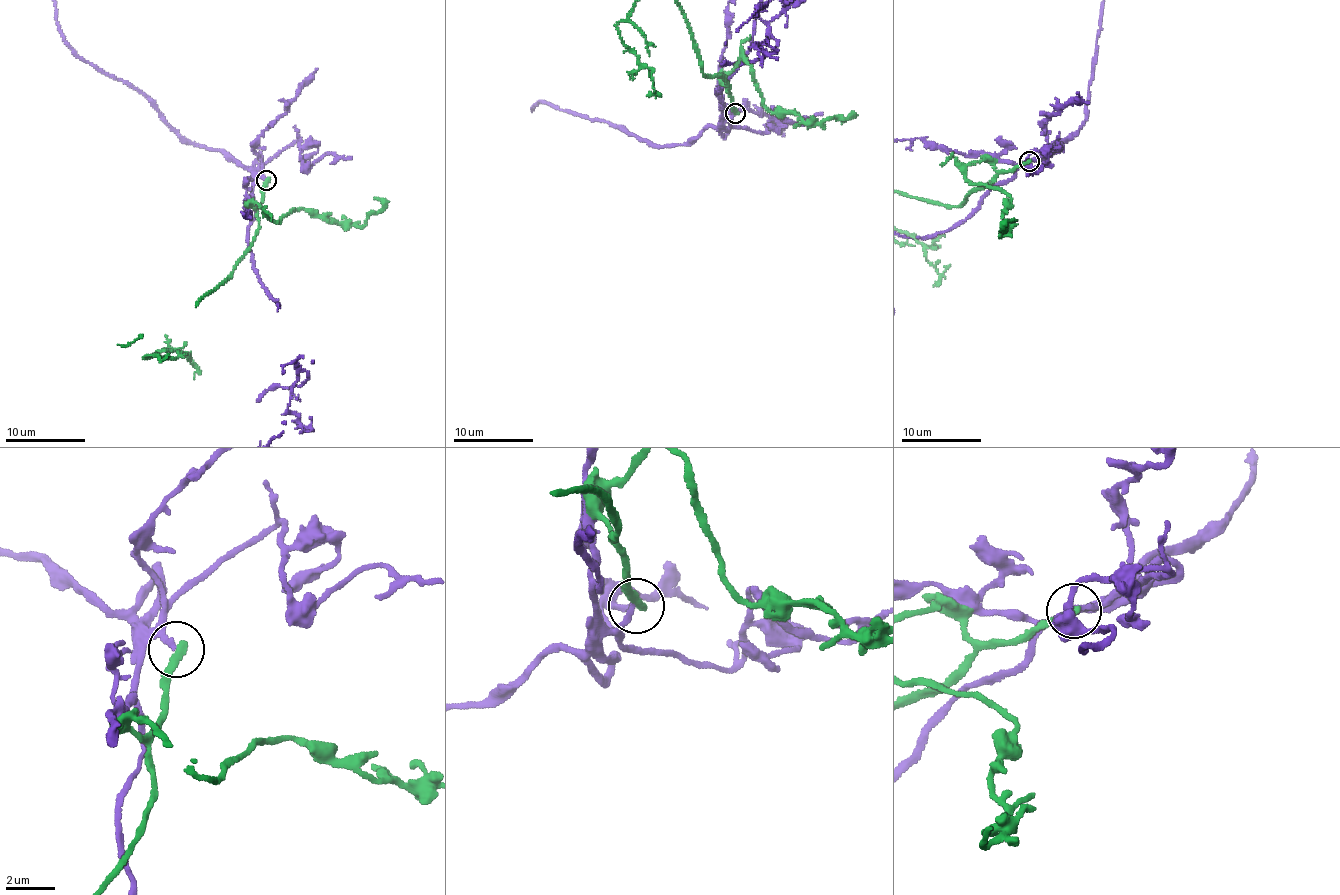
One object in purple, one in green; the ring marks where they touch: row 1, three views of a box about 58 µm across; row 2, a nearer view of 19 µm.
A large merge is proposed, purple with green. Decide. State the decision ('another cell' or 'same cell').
another cell

